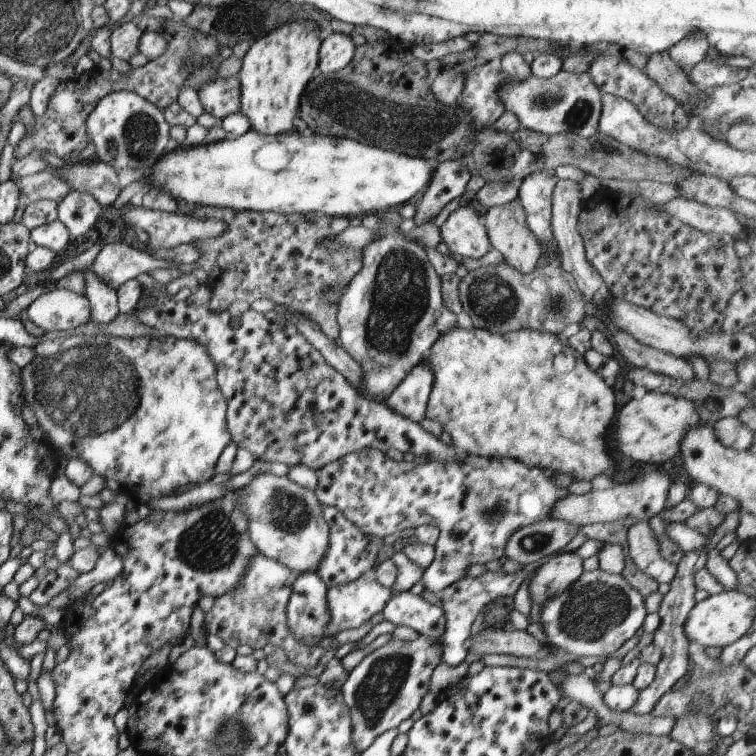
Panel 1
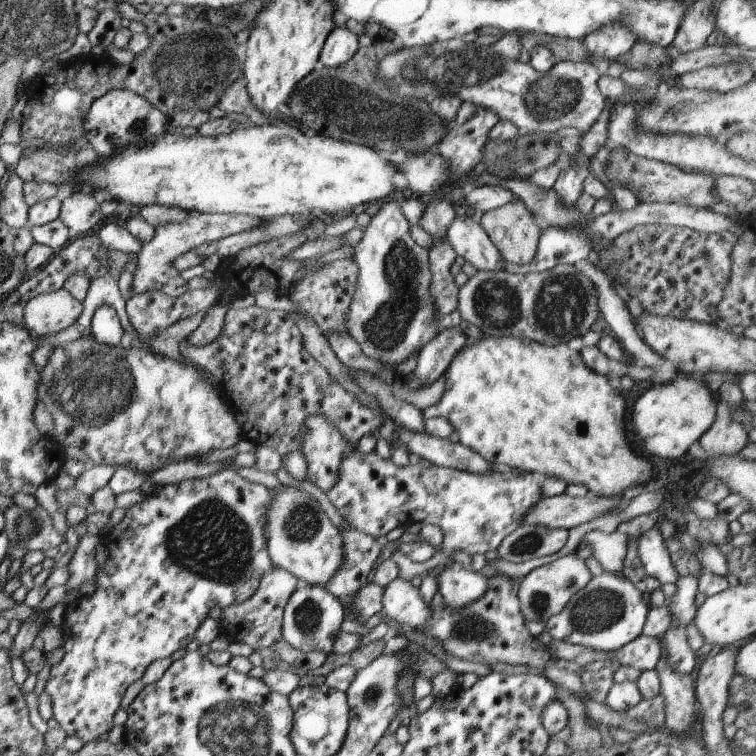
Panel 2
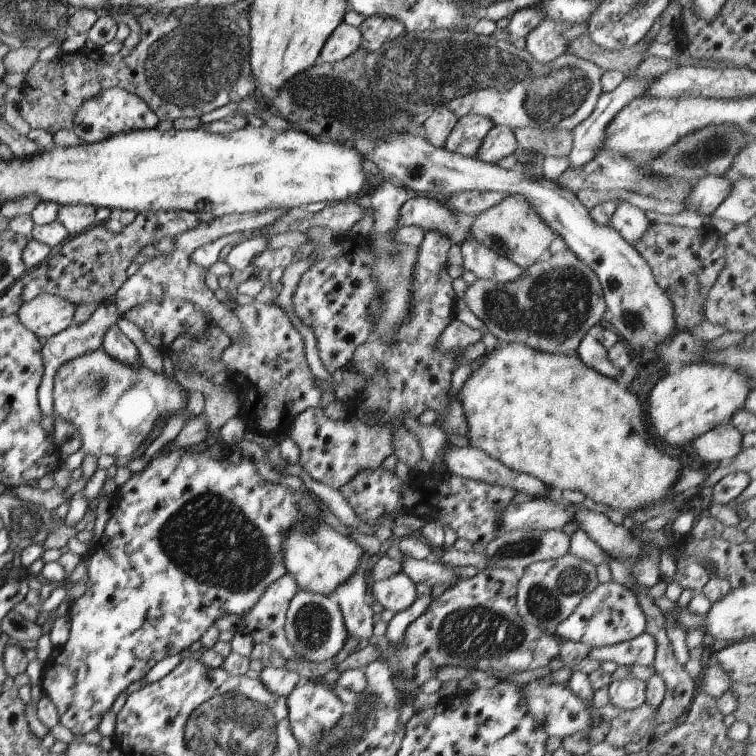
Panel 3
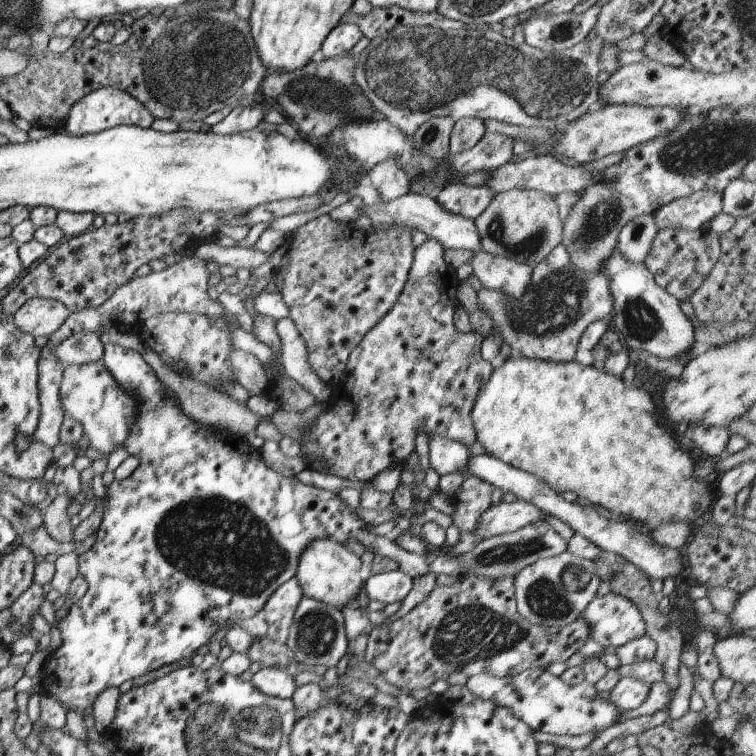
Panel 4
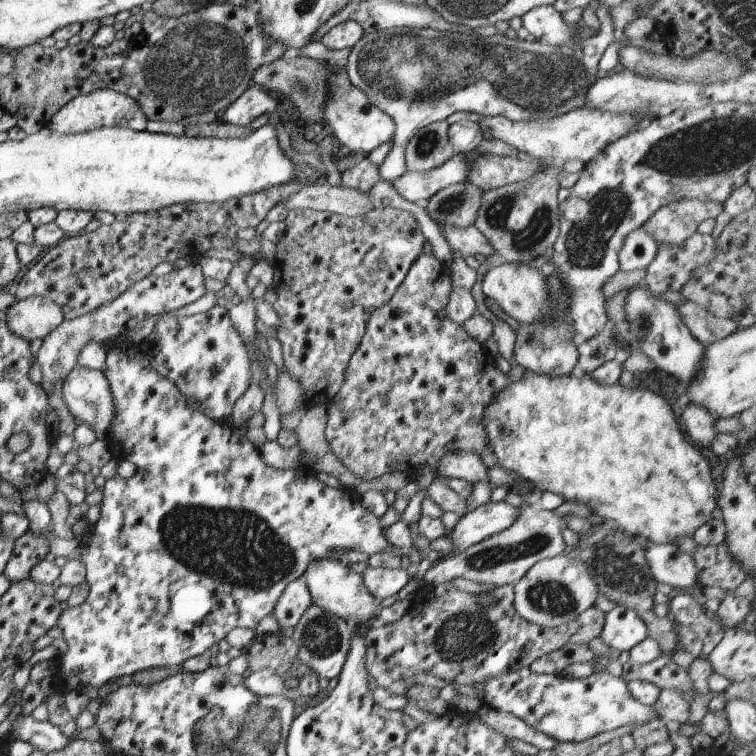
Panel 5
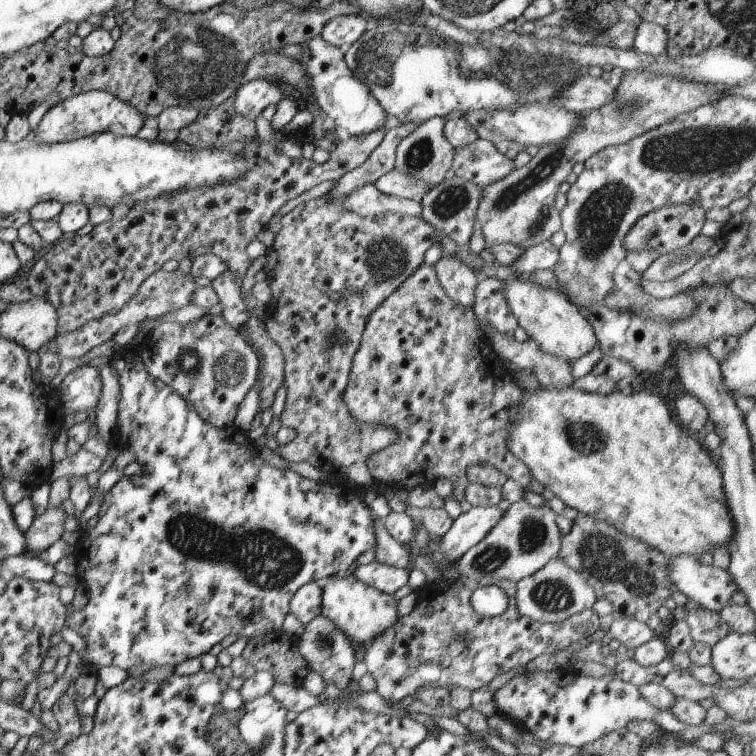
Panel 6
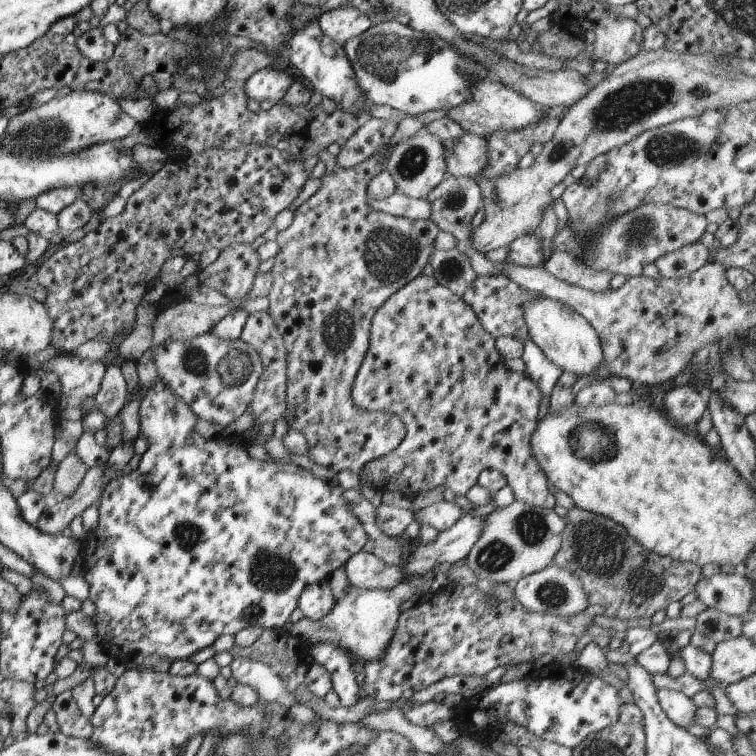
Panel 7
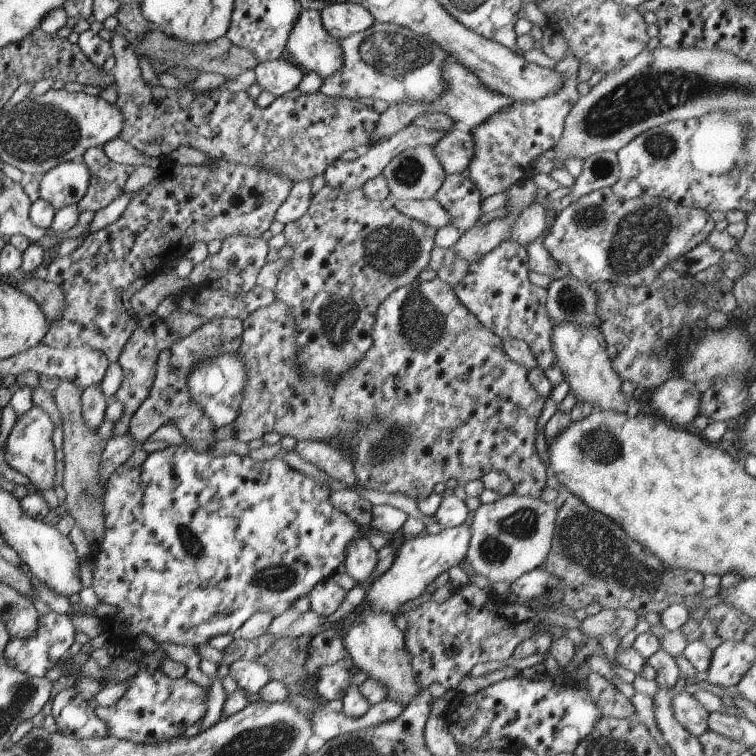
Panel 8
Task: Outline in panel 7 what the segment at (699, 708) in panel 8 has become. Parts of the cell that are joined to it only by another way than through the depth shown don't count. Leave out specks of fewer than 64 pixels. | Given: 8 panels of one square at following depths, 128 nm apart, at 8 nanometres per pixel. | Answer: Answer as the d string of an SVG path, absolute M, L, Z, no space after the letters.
M660 688L656 689L656 697L661 710L664 710L665 716L674 725L686 729L691 724L695 724L693 717L696 707L691 698L681 691Z

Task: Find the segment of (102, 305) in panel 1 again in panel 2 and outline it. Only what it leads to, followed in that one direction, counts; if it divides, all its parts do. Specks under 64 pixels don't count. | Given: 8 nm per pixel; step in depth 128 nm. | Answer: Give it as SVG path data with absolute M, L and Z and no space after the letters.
M106 305L94 311L90 321L90 335L97 343L117 347L121 344L124 331L113 308Z

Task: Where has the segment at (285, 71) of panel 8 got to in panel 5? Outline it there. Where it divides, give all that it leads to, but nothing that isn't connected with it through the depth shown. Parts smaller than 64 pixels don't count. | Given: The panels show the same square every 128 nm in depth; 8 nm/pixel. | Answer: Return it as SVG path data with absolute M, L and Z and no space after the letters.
M252 84L229 104L223 120L256 130L267 123L267 117L275 110L275 104L275 99L267 91Z

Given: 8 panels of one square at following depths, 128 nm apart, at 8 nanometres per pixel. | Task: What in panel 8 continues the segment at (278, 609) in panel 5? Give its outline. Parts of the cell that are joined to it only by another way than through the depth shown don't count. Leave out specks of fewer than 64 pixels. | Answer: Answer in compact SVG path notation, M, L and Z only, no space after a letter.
M331 578L318 582L307 594L310 610L318 617L327 617L337 610L347 591L339 587Z

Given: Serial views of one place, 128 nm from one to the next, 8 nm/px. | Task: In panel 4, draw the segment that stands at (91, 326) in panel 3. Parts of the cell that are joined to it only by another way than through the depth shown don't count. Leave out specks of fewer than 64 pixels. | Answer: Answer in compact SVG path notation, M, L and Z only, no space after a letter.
M101 332L73 333L53 349L53 356L57 357L63 368L99 361L102 358L103 348L103 344L99 341L99 334Z

